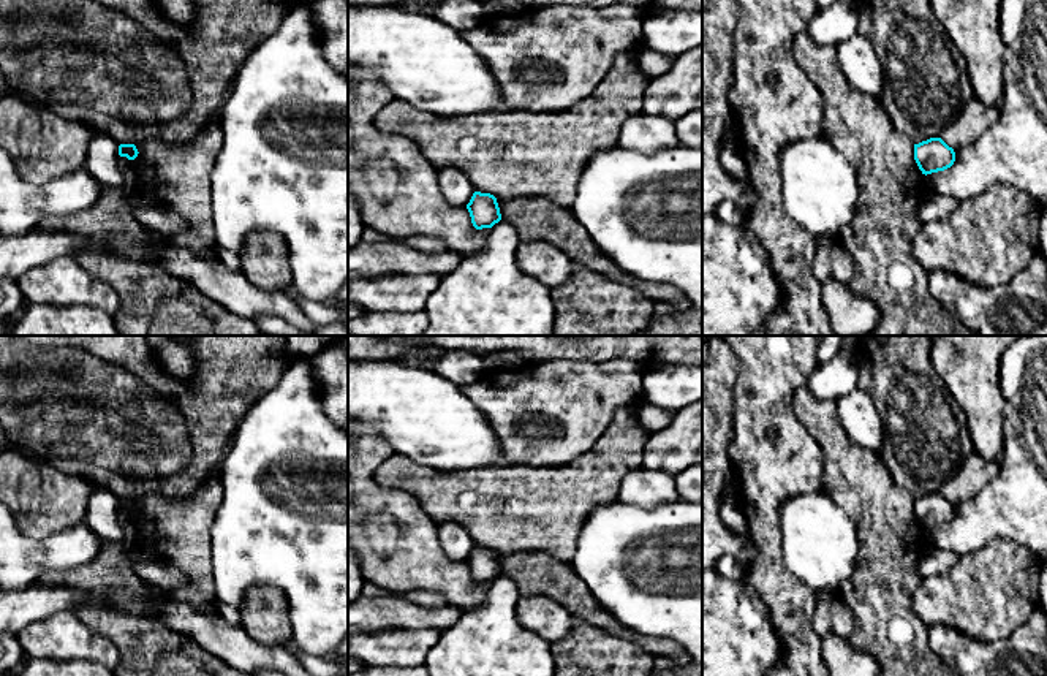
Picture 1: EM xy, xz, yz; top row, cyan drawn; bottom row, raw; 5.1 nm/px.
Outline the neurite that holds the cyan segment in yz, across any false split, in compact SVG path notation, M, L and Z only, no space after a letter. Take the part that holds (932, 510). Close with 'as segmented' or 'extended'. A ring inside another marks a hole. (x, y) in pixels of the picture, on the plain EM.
M930 492L914 499L914 515L927 530L951 522L955 516L955 507L941 492Z | as segmented

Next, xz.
M474 546L467 564L476 584L492 583L501 575L497 553L490 548Z | as segmented

